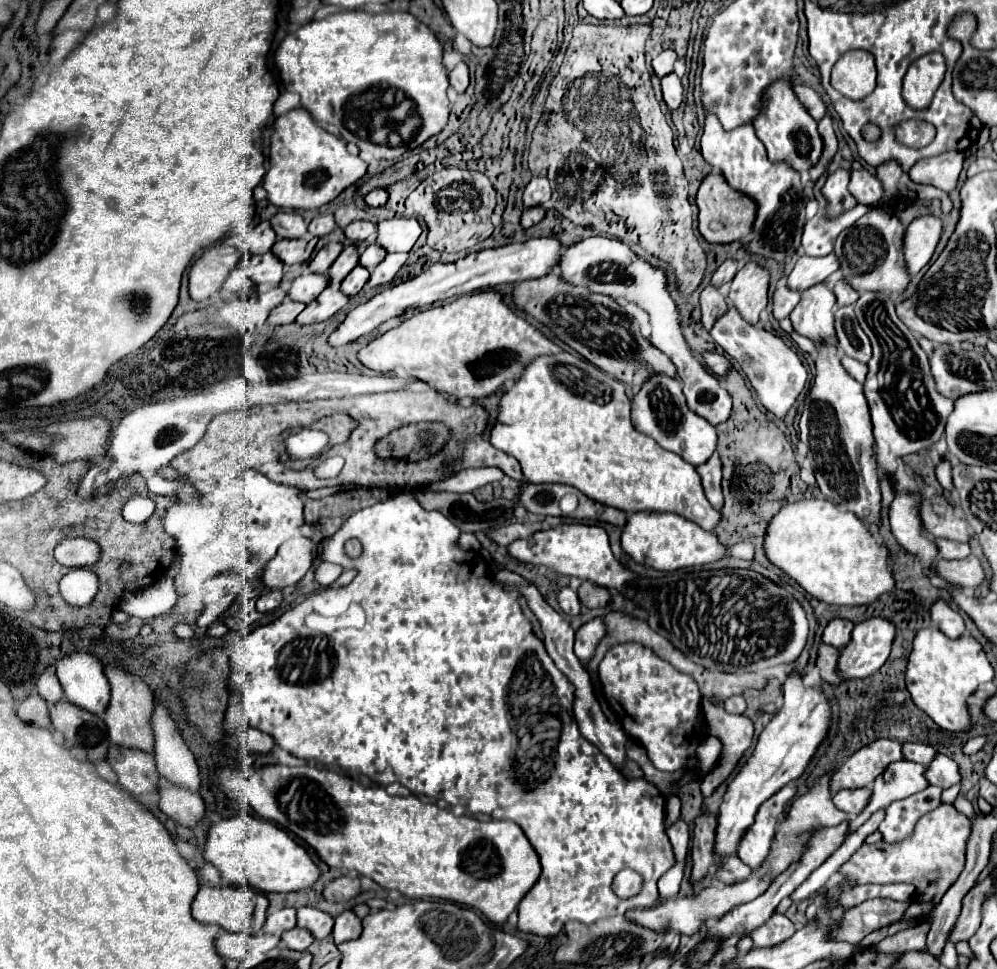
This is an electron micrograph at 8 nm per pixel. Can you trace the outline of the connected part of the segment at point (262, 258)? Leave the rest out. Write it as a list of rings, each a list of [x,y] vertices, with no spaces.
[[[269,251],[265,255],[249,255],[243,257],[239,267],[245,271],[245,275],[253,283],[279,283],[283,277],[283,263],[275,259],[275,255]]]

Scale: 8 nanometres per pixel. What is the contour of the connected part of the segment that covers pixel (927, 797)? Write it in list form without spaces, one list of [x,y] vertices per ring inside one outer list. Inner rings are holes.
[[[927,787],[907,799],[895,801],[887,807],[887,815],[879,825],[879,833],[883,835],[885,843],[901,843],[915,831],[915,823],[935,807],[941,805],[941,787]]]

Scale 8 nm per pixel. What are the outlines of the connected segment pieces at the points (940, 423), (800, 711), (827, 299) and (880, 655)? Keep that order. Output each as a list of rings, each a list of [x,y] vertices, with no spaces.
[[[865,291],[855,303],[855,315],[873,345],[873,359],[865,381],[865,397],[871,409],[873,435],[877,441],[877,463],[887,475],[895,473],[897,457],[917,453],[937,443],[945,431],[953,401],[935,391],[925,351],[911,329],[897,317],[895,303],[885,291]]]
[[[791,671],[783,683],[785,703],[781,711],[763,729],[751,759],[741,767],[737,777],[727,785],[727,793],[719,807],[717,835],[715,835],[715,857],[735,855],[745,831],[755,821],[755,813],[771,795],[781,791],[791,781],[799,779],[813,759],[817,747],[827,737],[831,727],[831,701],[819,687],[805,687],[801,673]]]
[[[817,283],[809,287],[799,305],[791,313],[793,329],[815,343],[829,343],[835,339],[833,329],[833,309],[835,307],[835,293],[825,285]]]
[[[871,617],[857,623],[851,643],[841,649],[839,675],[843,675],[845,679],[873,675],[887,661],[893,639],[895,625],[883,617]]]

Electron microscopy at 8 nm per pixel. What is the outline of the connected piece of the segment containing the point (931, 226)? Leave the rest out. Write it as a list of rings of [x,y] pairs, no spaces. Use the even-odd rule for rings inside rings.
[[[933,215],[917,217],[909,223],[905,231],[905,263],[909,275],[915,275],[921,267],[925,267],[939,243],[941,237],[941,219]]]

